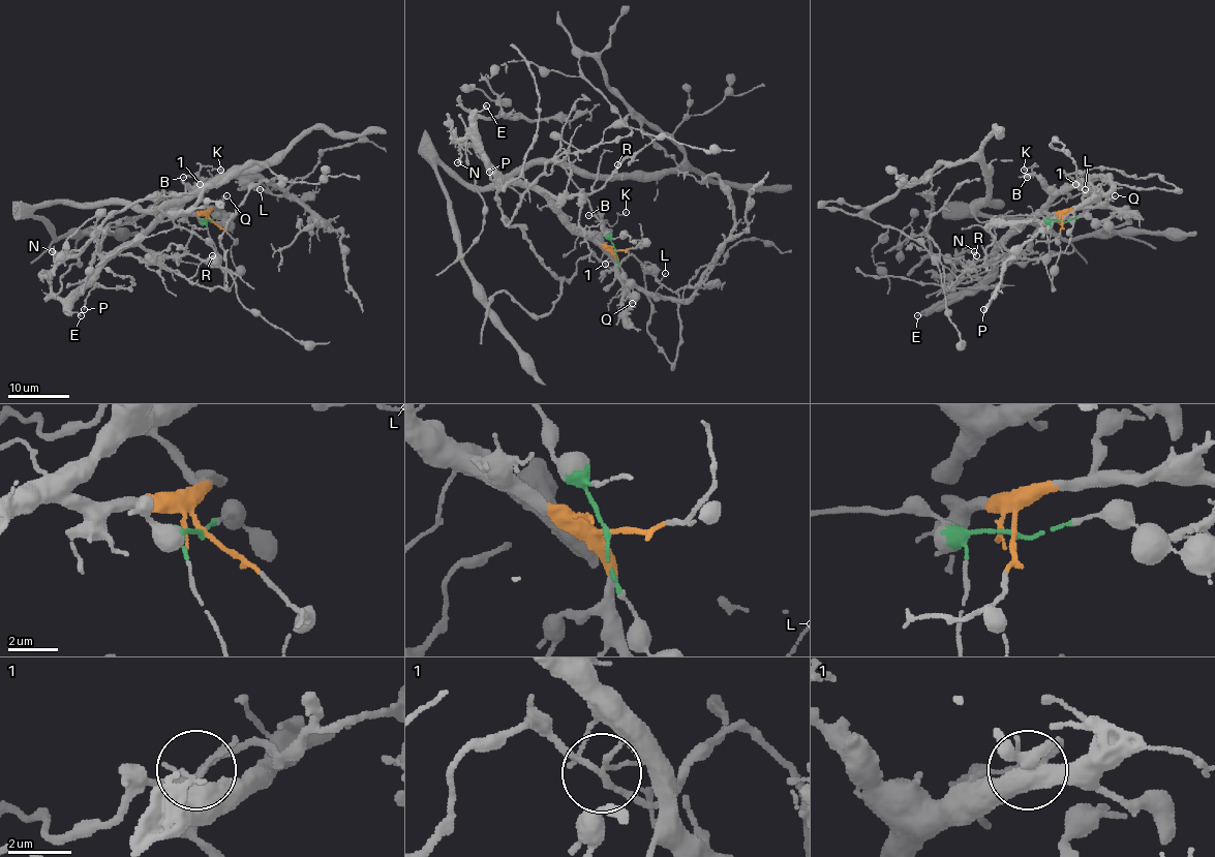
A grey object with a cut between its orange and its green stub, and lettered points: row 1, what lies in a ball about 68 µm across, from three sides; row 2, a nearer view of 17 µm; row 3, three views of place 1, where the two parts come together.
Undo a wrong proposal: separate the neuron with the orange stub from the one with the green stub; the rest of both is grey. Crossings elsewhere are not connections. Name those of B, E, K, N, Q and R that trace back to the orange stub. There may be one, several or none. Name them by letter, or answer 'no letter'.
B, E, K, N, Q, R

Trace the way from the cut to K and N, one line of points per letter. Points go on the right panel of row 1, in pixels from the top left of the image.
K: (1061, 220), (1046, 208), (1050, 191), (1032, 170), (1037, 165), (1024, 170)
N: (1061, 220), (1057, 214), (1032, 213), (1002, 242), (993, 269), (950, 300), (954, 262), (964, 250), (974, 250)

